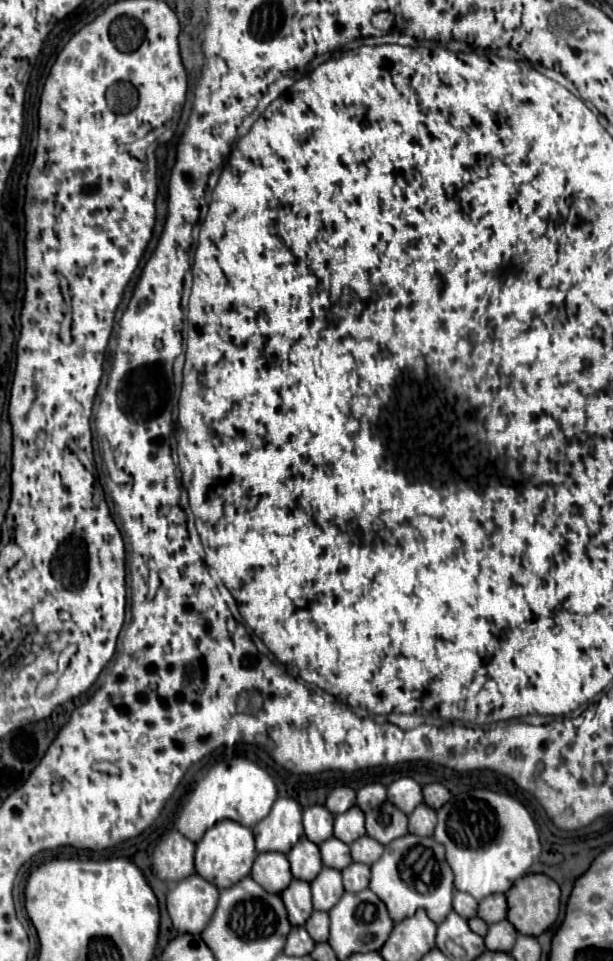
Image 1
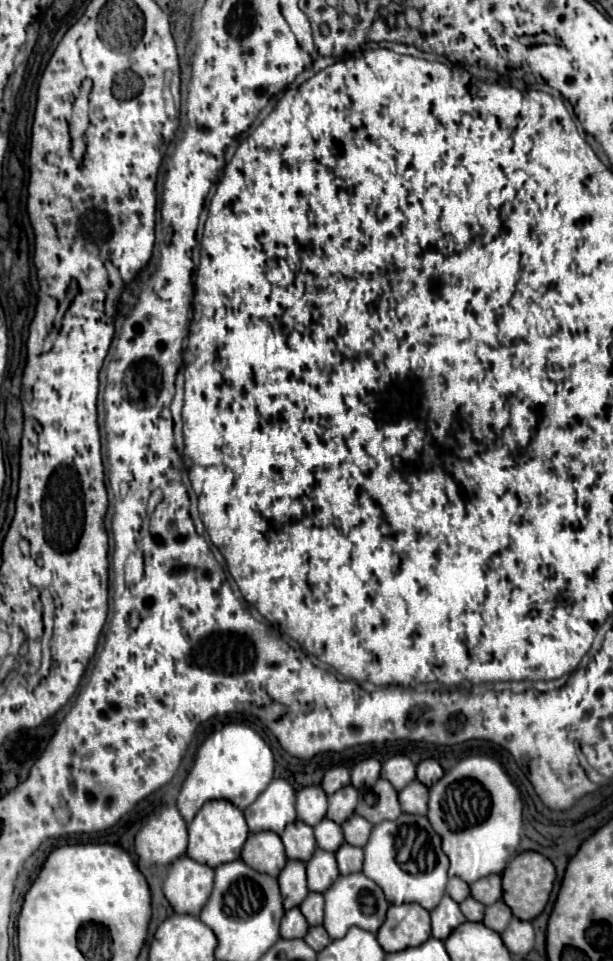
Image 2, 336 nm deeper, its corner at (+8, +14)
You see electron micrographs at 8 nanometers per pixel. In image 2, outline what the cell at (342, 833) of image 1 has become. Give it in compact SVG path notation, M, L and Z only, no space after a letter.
M352 786L342 788L340 792L336 792L336 794L332 794L328 798L328 814L326 814L326 818L330 818L336 824L342 824L344 820L348 820L348 816L354 814L356 802L358 802L356 788L352 788Z

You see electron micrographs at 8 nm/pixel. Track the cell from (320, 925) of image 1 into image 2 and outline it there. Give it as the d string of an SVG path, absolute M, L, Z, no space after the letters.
M310 892L300 904L300 912L308 920L310 926L320 926L324 918L324 898L318 892Z

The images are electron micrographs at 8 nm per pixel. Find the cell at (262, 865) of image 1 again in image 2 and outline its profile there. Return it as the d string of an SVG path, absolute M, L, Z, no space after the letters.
M256 832L246 840L242 848L242 860L250 868L256 868L256 872L264 872L276 878L288 858L284 856L284 844L280 836L274 832Z

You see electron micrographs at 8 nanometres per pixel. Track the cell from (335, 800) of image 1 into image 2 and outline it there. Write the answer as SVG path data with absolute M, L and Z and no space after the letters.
M336 766L336 768L330 768L324 778L322 778L322 788L324 792L330 796L334 794L336 790L344 788L350 784L350 770L344 768L344 766Z

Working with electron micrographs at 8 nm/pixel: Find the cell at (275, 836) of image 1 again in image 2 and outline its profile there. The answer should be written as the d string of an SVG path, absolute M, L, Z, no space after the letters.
M272 780L268 784L268 788L244 810L246 824L248 824L250 832L276 832L276 834L282 834L284 828L292 820L296 820L294 798L296 798L296 792L294 792L294 788L286 780Z

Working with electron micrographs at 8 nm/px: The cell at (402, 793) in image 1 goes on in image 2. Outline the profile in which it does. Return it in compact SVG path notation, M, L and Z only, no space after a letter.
M394 756L382 764L380 776L388 780L398 792L416 778L416 766L406 756Z

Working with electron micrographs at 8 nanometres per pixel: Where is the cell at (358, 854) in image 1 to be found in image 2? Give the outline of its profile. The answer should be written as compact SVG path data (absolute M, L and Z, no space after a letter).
M350 816L344 824L344 840L352 846L364 846L368 842L368 836L372 832L372 824L368 824L368 820L364 820L362 816Z

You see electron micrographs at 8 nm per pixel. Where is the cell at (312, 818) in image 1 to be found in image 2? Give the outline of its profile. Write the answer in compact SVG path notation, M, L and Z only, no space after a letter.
M308 786L296 796L298 820L304 820L308 826L316 826L326 816L326 808L326 794L320 786Z

